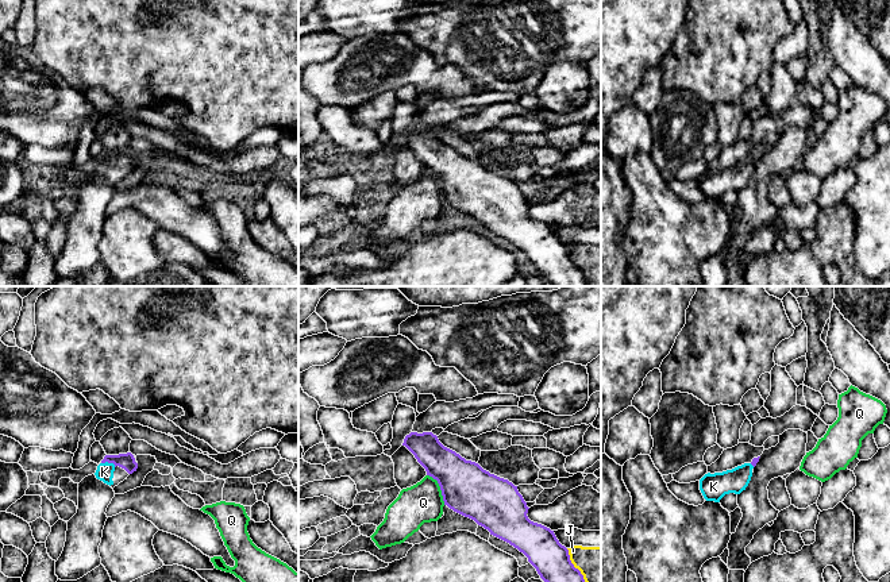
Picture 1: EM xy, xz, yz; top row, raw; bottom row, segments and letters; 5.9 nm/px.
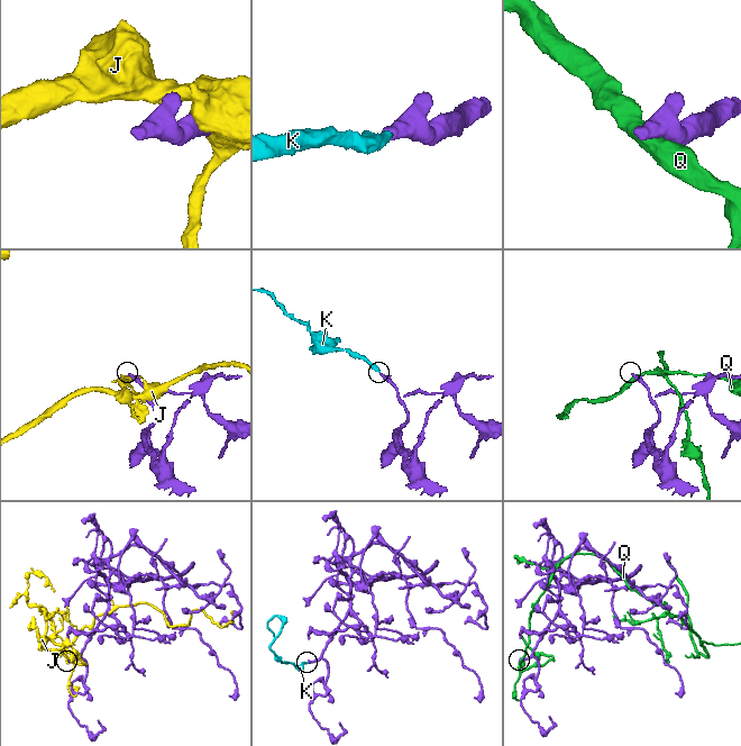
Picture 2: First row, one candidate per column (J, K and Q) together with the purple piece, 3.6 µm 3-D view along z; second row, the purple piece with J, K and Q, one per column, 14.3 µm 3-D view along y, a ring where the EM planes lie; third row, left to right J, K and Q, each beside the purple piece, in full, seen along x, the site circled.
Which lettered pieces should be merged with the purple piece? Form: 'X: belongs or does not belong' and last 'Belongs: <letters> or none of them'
J: does not belong
K: belongs
Q: does not belong
Belongs: K

